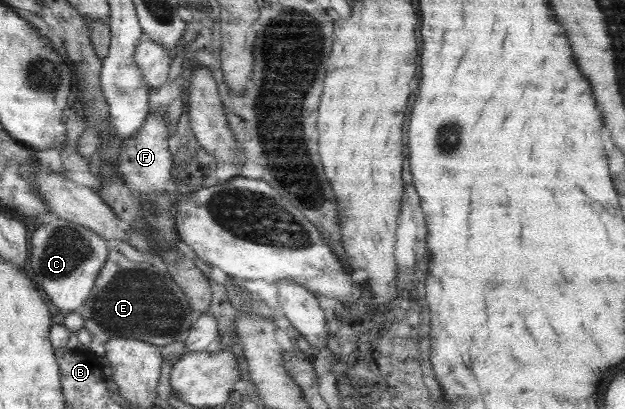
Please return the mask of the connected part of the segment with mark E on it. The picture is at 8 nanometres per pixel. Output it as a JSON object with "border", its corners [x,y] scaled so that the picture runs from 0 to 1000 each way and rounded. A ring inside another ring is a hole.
{"border":[[[173,609],[170,633],[154,672],[141,726],[125,763],[131,773],[134,804],[146,822],[141,856],[158,878],[166,873],[166,841],[179,824],[218,826],[258,851],[275,834],[291,834],[310,782],[298,726],[266,663],[254,665],[230,641],[208,638],[186,609]]]}

